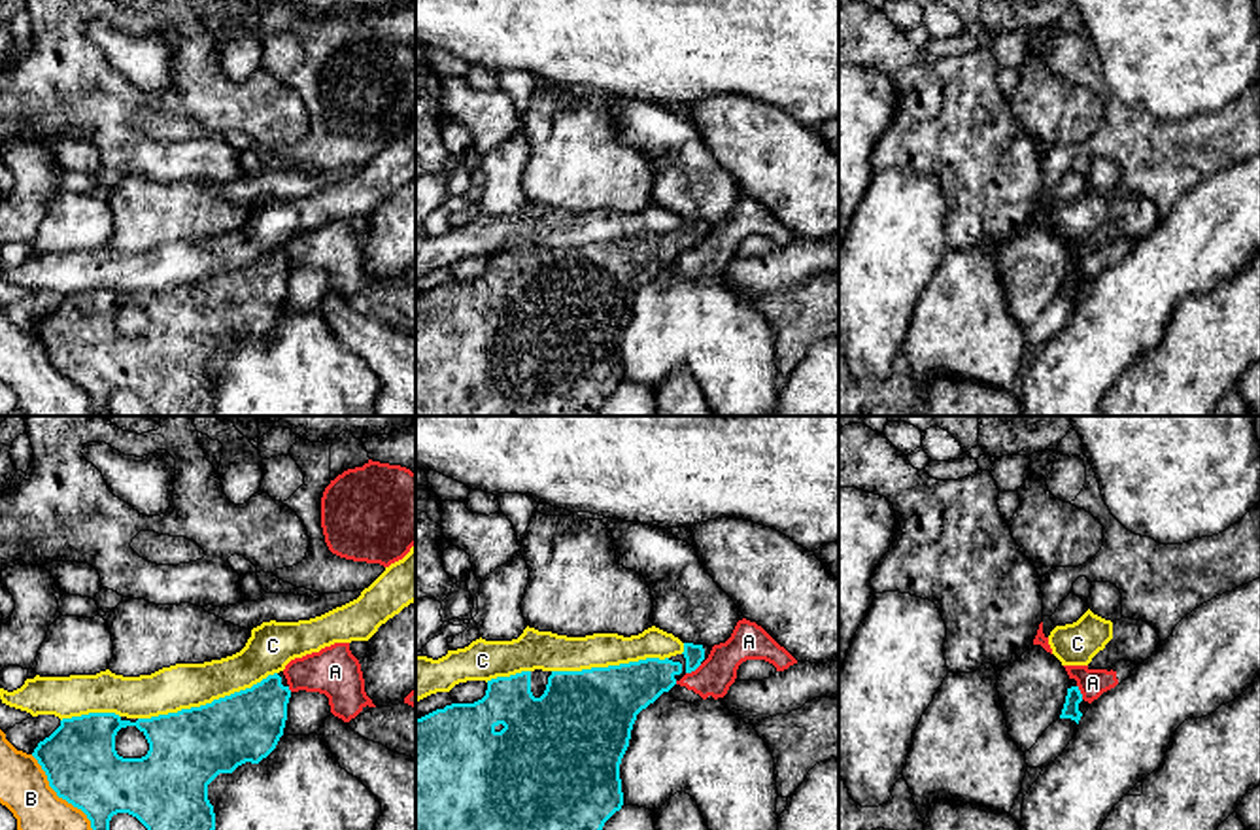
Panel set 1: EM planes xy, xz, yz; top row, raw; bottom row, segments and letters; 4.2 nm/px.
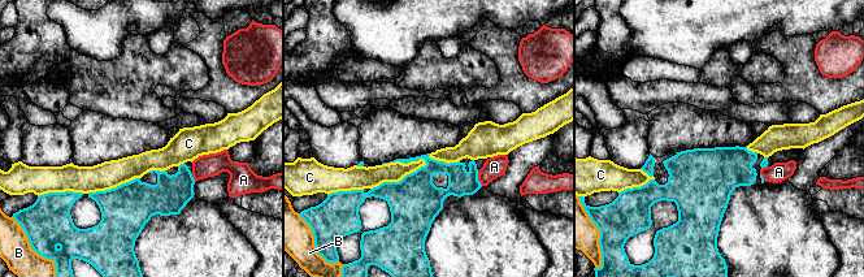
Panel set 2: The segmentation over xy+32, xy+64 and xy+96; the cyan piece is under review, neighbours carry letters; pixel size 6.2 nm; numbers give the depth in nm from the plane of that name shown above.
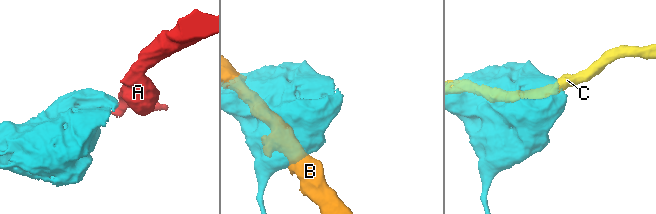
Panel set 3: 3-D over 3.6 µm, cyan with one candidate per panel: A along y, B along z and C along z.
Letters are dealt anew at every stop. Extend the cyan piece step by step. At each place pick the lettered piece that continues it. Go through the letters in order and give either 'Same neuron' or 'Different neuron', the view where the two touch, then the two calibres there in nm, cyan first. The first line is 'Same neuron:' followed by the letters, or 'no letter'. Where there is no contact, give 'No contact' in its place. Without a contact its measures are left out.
Same neuron: no letter
A: Different neuron. Touches cyan in xz. Thickness 90 nm (cyan) against 160 nm
B: Different neuron. Touches cyan in xy. Thickness 320 nm (cyan) against 280 nm
C: Different neuron. Touches cyan in xy. Thickness 340 nm (cyan) against 190 nm

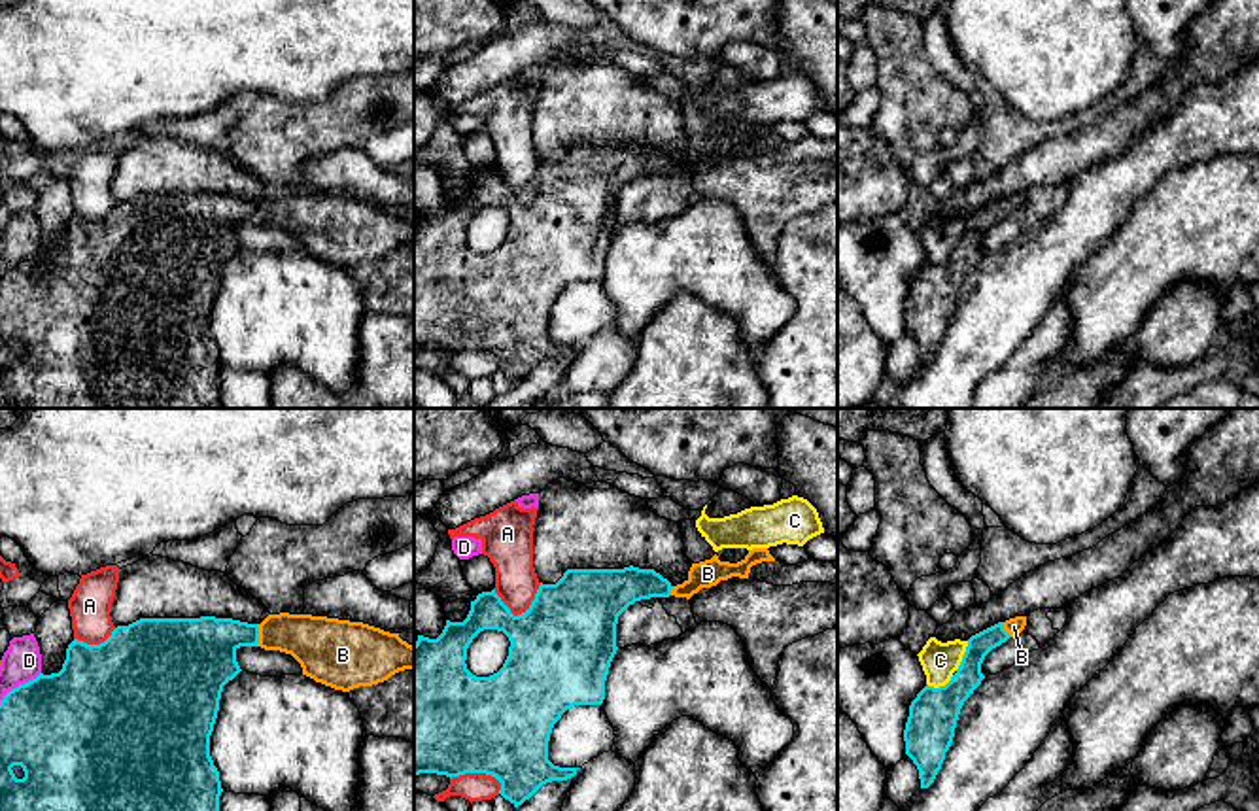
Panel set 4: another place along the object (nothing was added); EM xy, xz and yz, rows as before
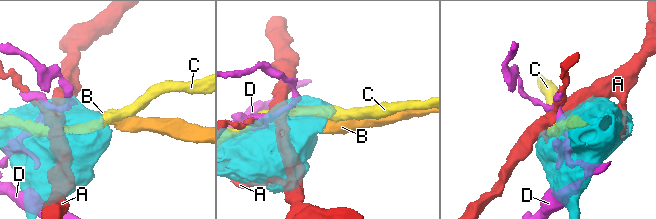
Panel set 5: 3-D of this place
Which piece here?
Same neuron: B
A: Different neuron. Touches cyan in xz. Thickness 440 nm (cyan) against 180 nm
B: Same neuron. Touches cyan in xy. Thickness 280 nm (cyan) against 220 nm
C: Different neuron. Touches cyan in yz. Thickness 180 nm (cyan) against 160 nm
D: Different neuron. Touches cyan in xy. Thickness 460 nm (cyan) against 170 nm

